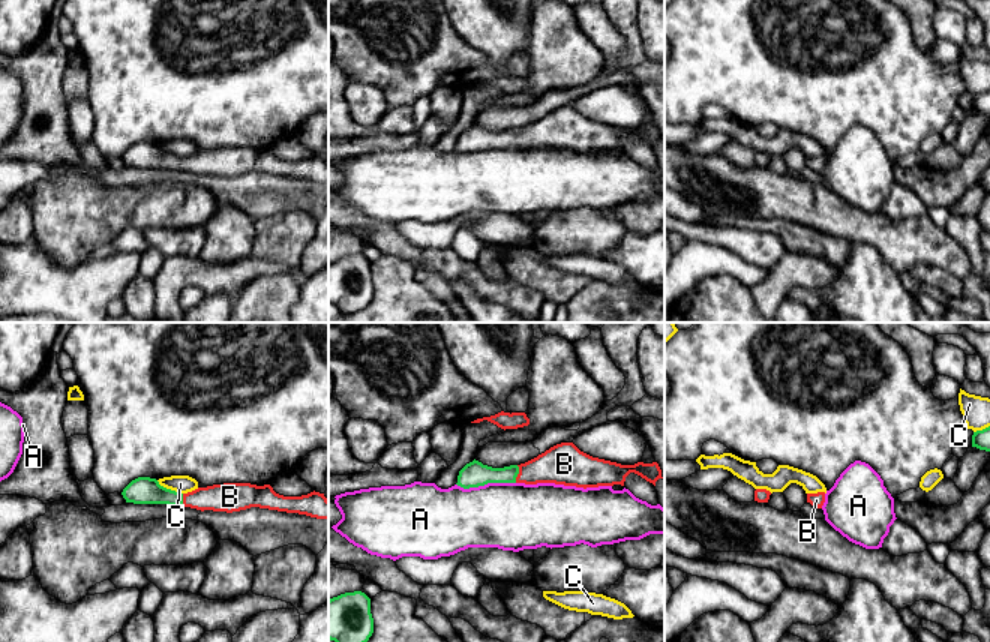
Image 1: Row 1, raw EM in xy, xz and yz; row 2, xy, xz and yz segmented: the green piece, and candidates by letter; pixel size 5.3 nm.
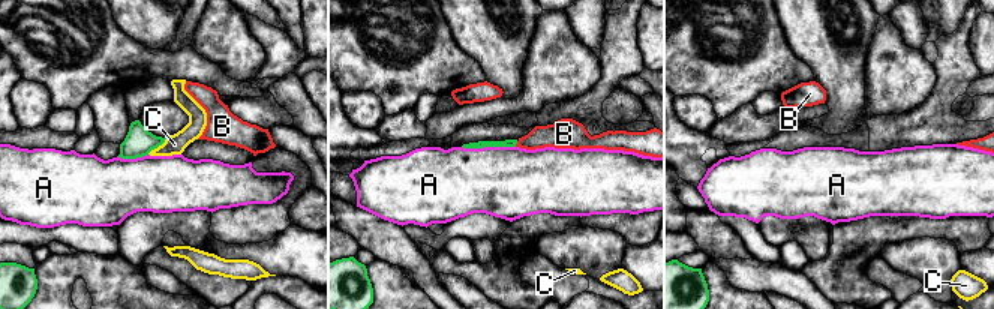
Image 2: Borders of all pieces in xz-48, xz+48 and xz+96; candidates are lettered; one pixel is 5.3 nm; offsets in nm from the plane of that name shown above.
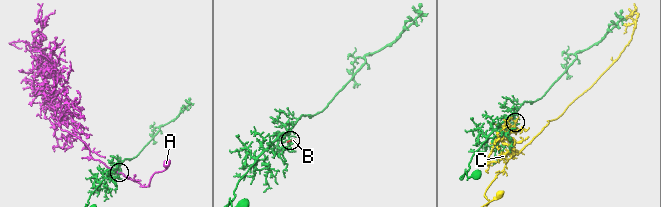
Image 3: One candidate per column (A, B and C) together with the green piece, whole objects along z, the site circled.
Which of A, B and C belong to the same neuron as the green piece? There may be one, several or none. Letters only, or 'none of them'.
B

